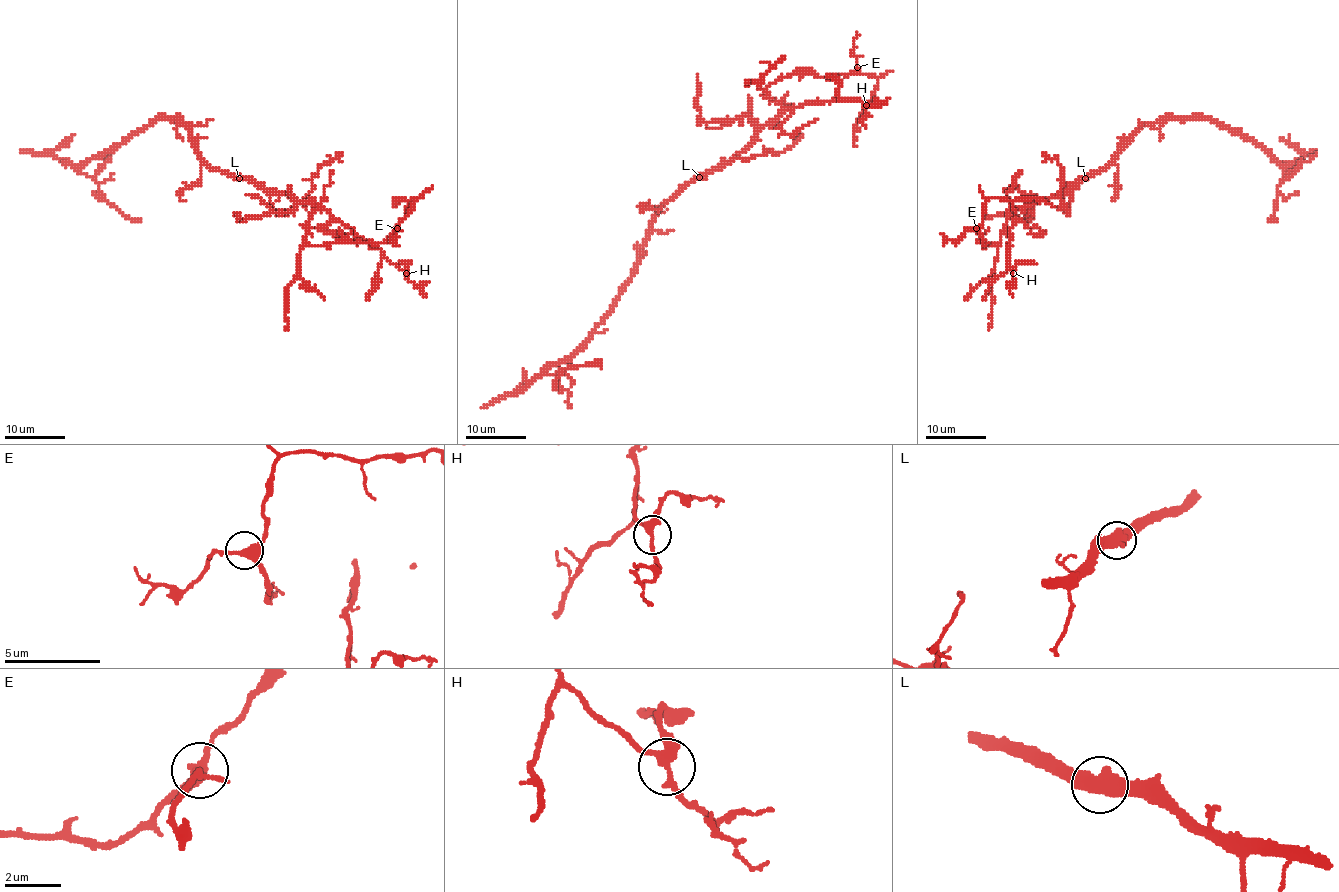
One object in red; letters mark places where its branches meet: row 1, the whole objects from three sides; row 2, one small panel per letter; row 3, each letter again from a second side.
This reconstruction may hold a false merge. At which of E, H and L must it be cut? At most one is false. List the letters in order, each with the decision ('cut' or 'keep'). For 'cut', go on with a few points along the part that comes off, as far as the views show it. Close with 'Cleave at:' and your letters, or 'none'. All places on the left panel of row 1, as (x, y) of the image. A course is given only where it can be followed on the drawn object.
E: keep
H: keep
L: keep
Cleave at: none

